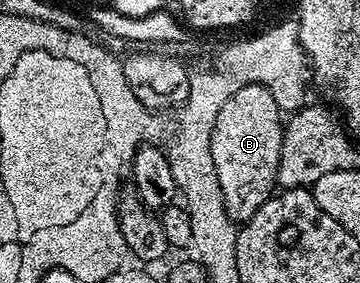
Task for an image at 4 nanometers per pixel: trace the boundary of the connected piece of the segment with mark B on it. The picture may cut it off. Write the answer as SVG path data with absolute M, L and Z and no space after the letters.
M247 83L236 89L220 109L212 129L212 165L220 177L224 209L235 224L251 219L268 201L276 187L278 162L282 148L283 120L270 88L261 83Z

